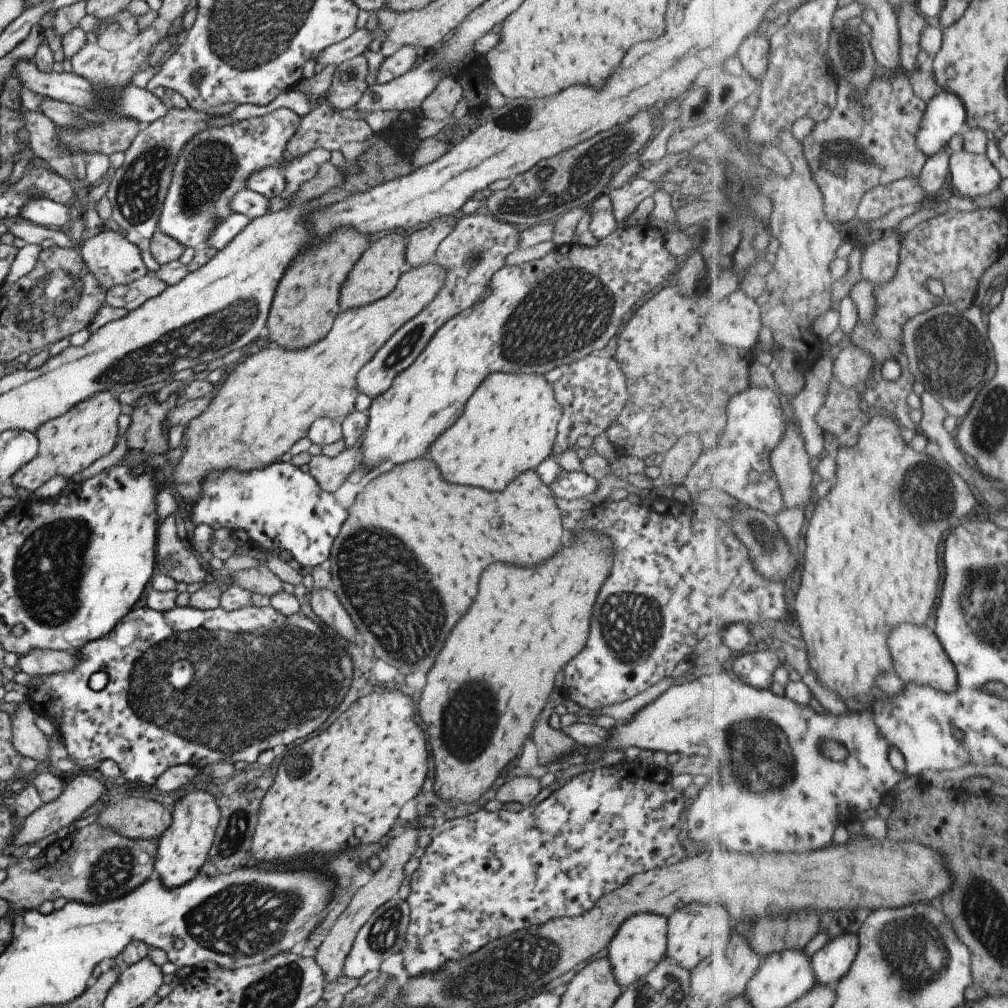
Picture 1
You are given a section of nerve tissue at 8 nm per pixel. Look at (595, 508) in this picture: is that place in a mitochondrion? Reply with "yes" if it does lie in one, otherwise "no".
no

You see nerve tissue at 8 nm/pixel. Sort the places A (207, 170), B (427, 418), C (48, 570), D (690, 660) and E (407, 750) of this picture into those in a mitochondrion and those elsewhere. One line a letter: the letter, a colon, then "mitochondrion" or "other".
A: mitochondrion
B: other
C: mitochondrion
D: other
E: other

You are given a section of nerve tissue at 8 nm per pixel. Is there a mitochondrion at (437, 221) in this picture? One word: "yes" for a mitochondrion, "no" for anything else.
no

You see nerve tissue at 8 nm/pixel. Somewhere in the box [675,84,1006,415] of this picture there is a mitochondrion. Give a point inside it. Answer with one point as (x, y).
(954, 349)

